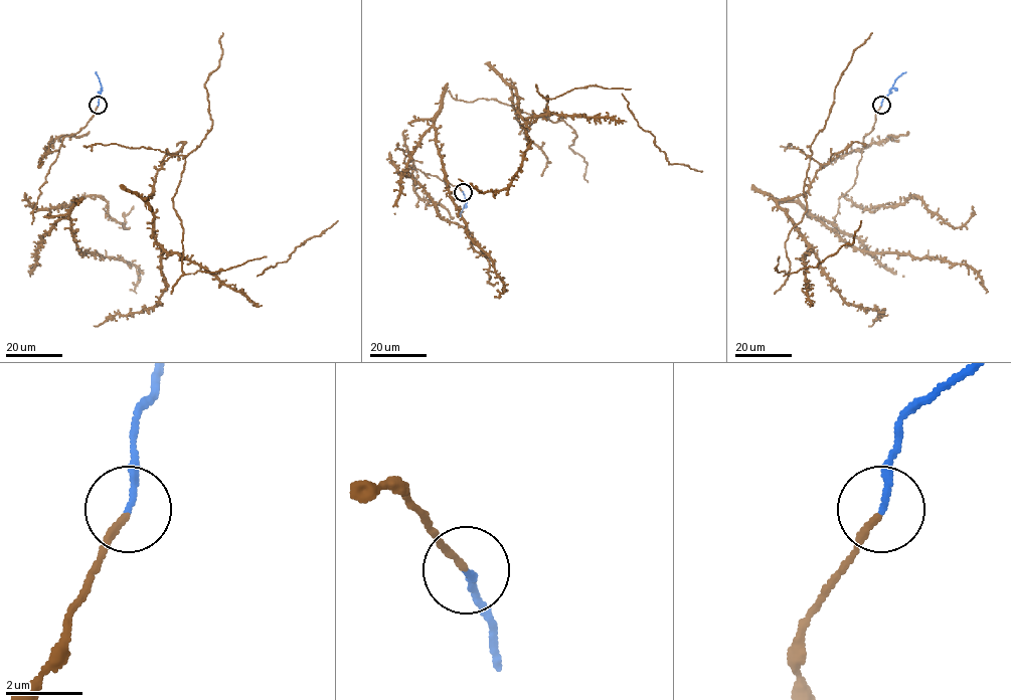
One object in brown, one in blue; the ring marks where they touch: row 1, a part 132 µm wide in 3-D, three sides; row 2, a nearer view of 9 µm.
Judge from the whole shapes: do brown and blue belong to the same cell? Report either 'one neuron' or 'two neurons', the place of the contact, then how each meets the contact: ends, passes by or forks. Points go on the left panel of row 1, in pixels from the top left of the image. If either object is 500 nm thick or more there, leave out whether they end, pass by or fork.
two neurons; place (98, 105); brown ends; blue ends

